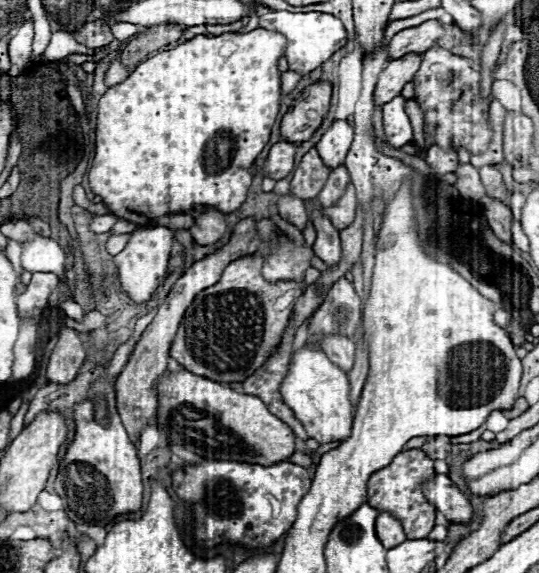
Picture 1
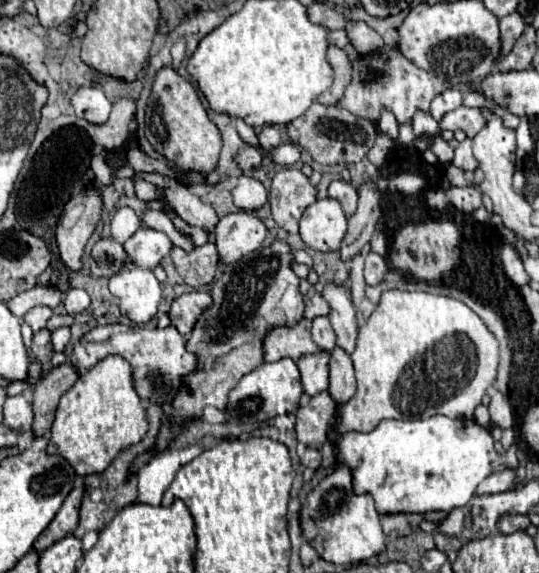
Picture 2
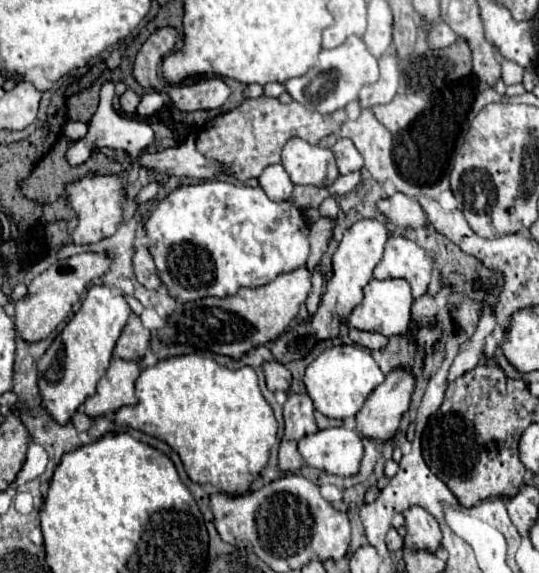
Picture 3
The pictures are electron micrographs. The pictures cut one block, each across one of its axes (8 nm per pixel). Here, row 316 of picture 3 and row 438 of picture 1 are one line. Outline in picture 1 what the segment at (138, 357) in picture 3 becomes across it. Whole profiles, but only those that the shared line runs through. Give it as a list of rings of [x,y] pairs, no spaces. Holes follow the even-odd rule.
[[[244,218],[238,222],[238,226],[234,226],[234,232],[230,236],[230,240],[218,248],[214,254],[194,262],[184,274],[182,278],[178,278],[178,282],[174,284],[174,288],[170,290],[168,298],[164,300],[164,304],[160,306],[156,318],[150,322],[150,326],[144,330],[142,338],[138,340],[134,352],[132,352],[132,362],[128,366],[124,366],[124,370],[120,372],[118,380],[116,380],[116,406],[118,406],[118,412],[122,416],[122,424],[126,426],[126,432],[130,436],[130,440],[136,444],[142,430],[146,426],[150,426],[154,422],[154,416],[156,416],[156,380],[164,374],[166,366],[168,366],[168,360],[170,360],[170,346],[174,342],[174,336],[176,336],[176,330],[178,330],[178,324],[180,324],[180,318],[184,316],[186,308],[192,304],[192,298],[200,292],[200,290],[206,290],[210,286],[214,286],[218,280],[220,280],[220,274],[222,270],[242,258],[242,256],[248,256],[248,254],[254,254],[260,246],[260,236],[258,236],[258,230],[256,230],[256,218]]]

